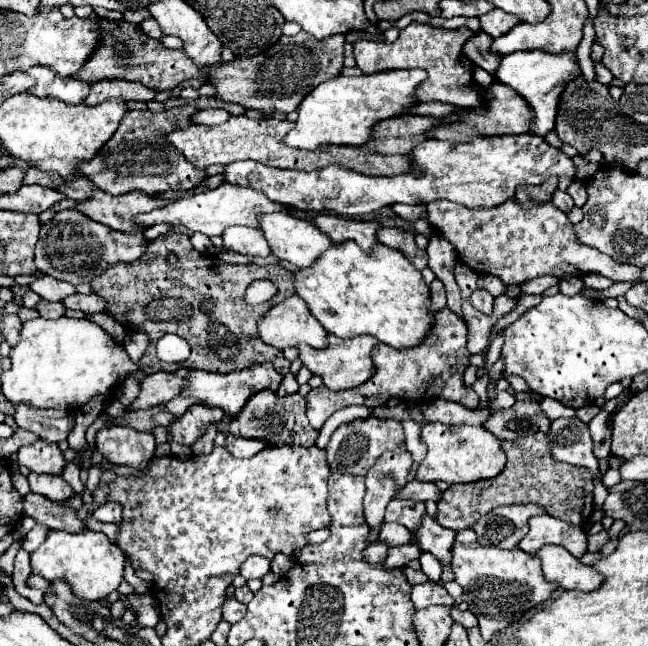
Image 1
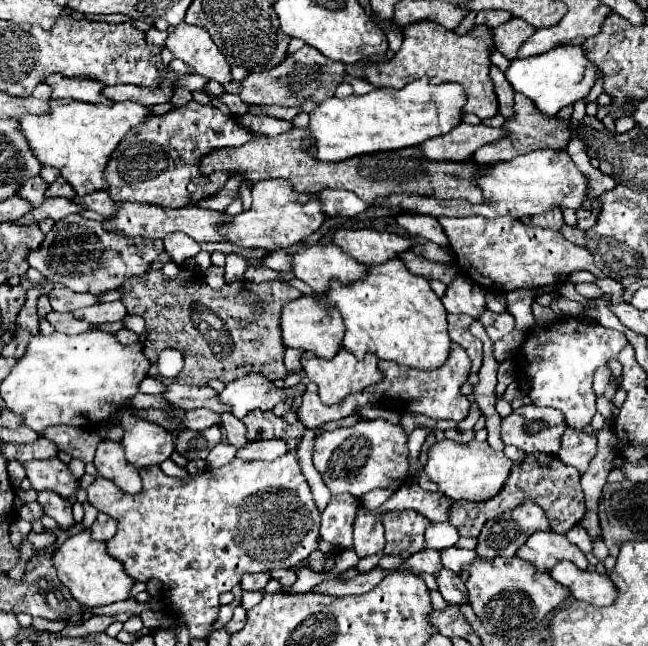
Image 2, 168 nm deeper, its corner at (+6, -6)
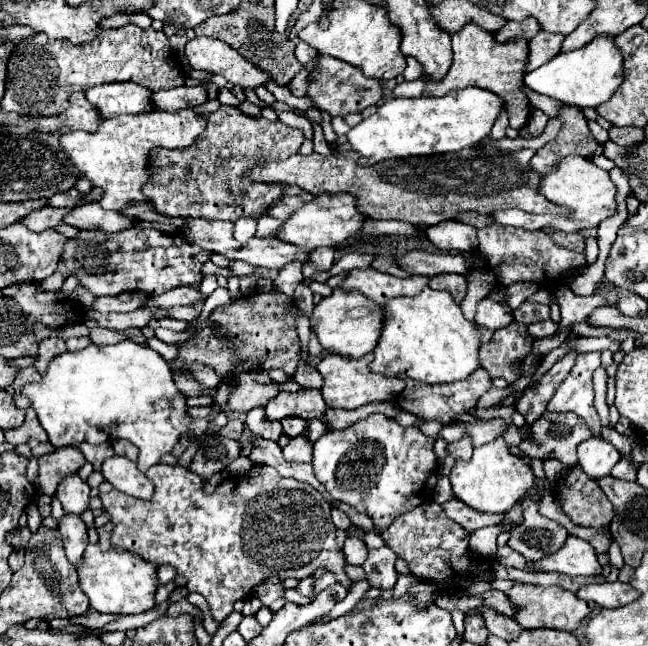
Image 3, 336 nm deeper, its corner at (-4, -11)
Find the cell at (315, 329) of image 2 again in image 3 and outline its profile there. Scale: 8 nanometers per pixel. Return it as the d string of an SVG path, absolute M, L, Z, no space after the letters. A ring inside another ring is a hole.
M335 288L331 296L323 298L313 310L313 326L317 338L325 350L337 352L347 358L361 358L375 350L377 340L383 330L383 308L381 304L369 300L359 290Z

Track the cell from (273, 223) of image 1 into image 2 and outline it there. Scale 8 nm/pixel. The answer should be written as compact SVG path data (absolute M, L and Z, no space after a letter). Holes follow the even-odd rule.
M301 243L299 251L291 253L289 259L293 275L305 281L313 291L325 291L329 279L357 281L365 275L365 265L345 255L333 243Z

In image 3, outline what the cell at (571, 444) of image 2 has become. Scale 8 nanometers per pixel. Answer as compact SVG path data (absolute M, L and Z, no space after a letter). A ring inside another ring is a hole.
M593 436L591 440L585 440L583 444L579 444L577 454L579 454L579 464L583 472L587 472L593 478L607 476L613 470L613 466L621 460L621 454L617 452L617 448L607 440L603 440L601 436Z

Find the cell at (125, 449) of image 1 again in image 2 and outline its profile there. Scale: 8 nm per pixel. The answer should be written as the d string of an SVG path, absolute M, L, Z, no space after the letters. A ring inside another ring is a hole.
M103 439L97 447L93 463L101 477L111 479L123 491L129 491L129 493L141 491L139 469L125 459L125 449L121 441Z

